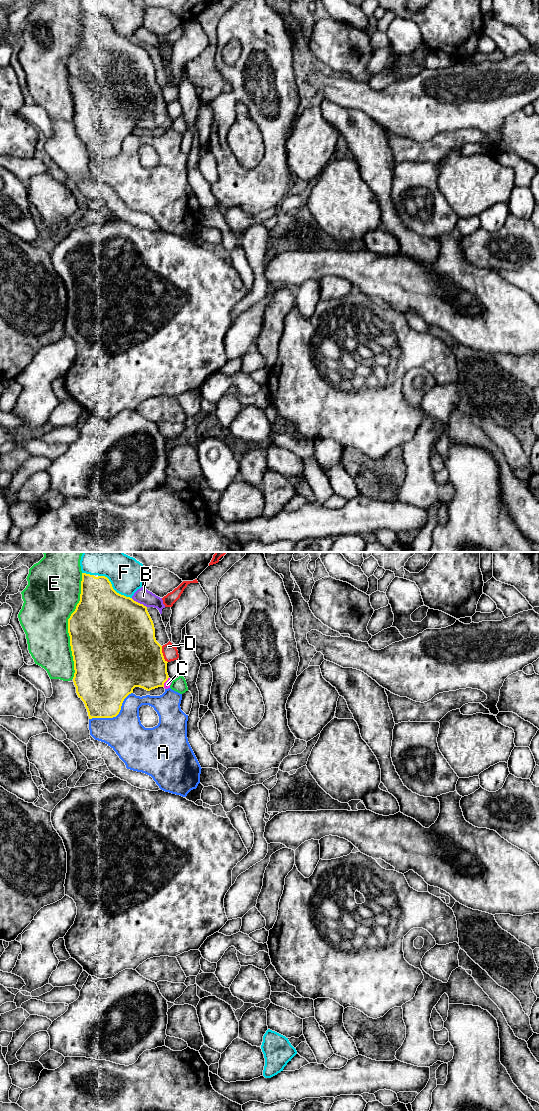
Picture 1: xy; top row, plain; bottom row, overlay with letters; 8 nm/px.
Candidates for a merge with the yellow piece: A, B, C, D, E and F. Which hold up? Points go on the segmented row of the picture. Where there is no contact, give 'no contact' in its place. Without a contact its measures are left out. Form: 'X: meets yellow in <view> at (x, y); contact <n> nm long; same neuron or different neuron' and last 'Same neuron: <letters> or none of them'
A: meets yellow in xy at (114, 716); contact 420 nm long; different neuron
B: meets yellow in xy at (139, 603); contact 150 nm long; different neuron
C: meets yellow in xy at (165, 681); contact 90 nm long; same neuron
D: meets yellow in xy at (162, 654); contact 140 nm long; different neuron
E: meets yellow in xy at (68, 626); contact 850 nm long; different neuron
F: meets yellow in xy at (112, 588); contact 320 nm long; different neuron
Same neuron: C

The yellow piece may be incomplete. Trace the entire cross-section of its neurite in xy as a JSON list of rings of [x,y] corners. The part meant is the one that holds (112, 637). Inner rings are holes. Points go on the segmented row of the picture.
[[[82,573],[80,601],[68,619],[68,633],[74,661],[73,682],[78,697],[84,702],[89,719],[116,717],[124,699],[135,687],[147,691],[158,687],[170,688],[172,680],[167,673],[167,661],[162,646],[156,641],[153,621],[147,607],[117,593],[105,576]]]

